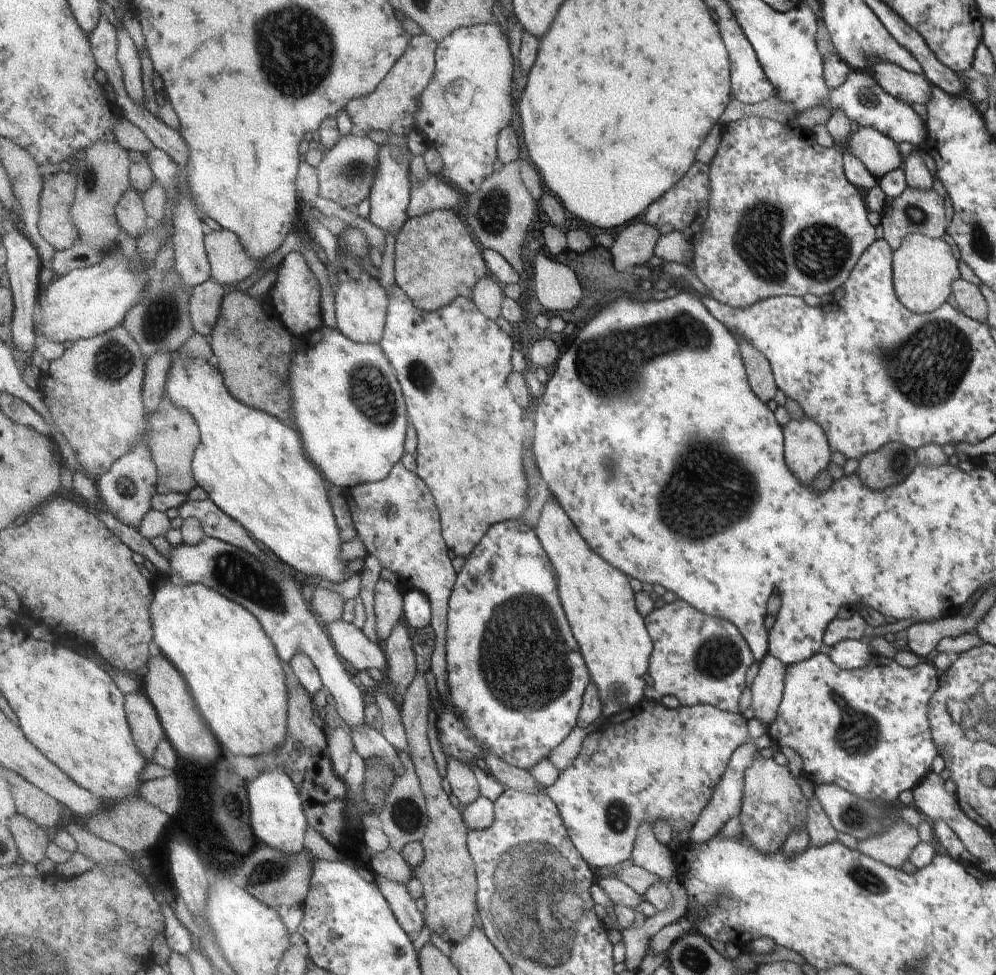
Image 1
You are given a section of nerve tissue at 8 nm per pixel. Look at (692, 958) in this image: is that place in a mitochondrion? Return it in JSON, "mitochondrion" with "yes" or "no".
{"mitochondrion":"yes"}

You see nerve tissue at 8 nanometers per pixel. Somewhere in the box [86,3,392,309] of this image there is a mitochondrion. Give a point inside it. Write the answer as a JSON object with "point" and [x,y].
{"point":[307,70]}

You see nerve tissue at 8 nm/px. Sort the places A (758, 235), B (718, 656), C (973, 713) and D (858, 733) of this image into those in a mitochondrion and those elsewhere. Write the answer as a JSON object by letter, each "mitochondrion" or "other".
{"A":"mitochondrion","B":"mitochondrion","C":"mitochondrion","D":"mitochondrion"}

